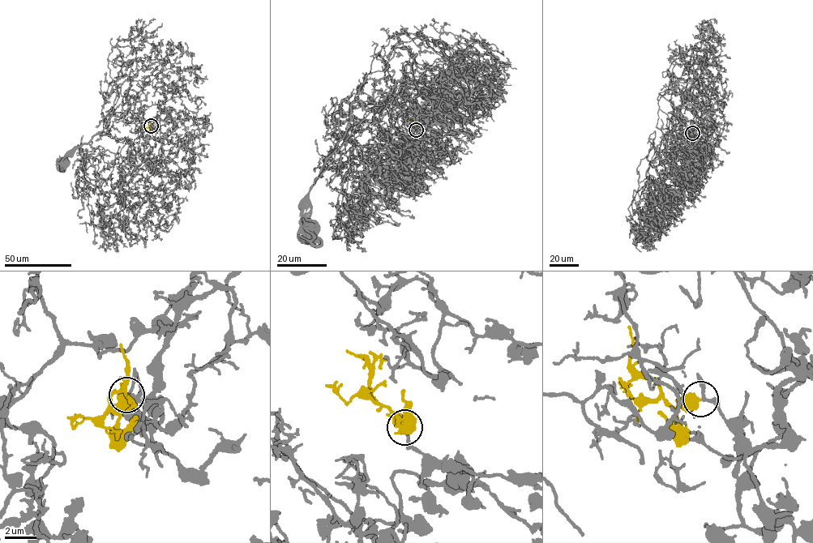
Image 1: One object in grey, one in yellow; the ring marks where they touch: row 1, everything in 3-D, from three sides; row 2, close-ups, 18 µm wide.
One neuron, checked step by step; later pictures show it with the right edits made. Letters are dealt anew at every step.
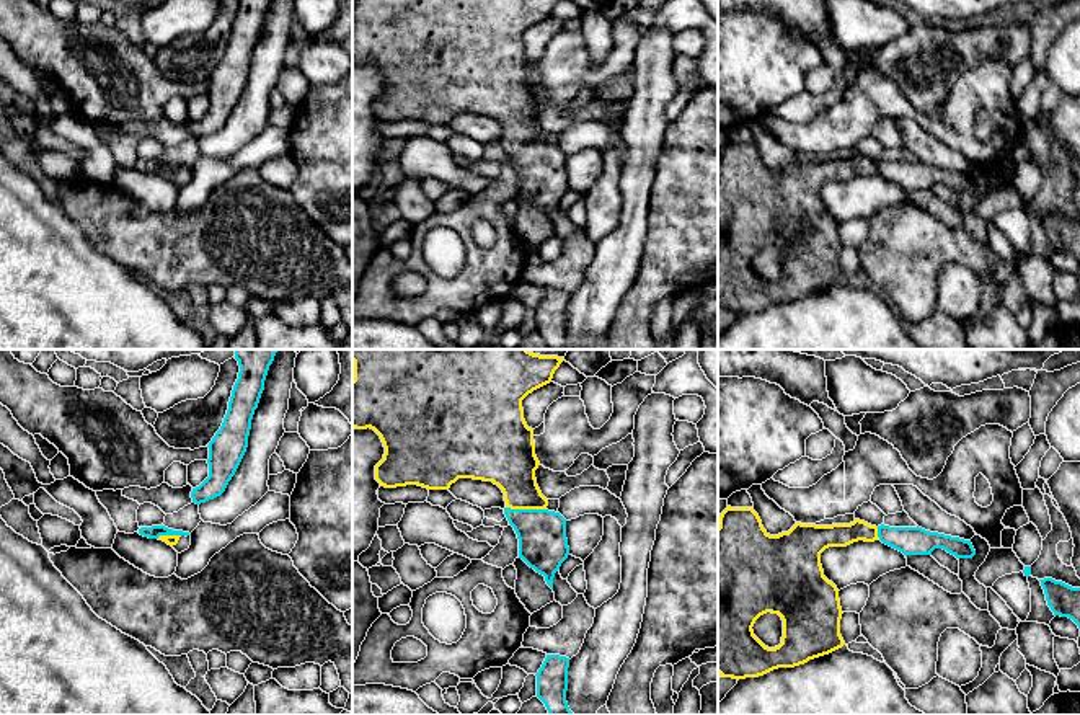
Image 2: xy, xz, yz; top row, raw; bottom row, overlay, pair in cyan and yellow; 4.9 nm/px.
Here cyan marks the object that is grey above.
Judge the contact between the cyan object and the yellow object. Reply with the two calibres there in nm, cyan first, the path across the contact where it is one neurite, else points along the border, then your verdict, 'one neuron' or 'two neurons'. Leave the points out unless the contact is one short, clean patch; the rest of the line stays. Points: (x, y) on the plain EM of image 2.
calibres 240 and 260 nm; way xz (542, 168), (526, 144), (509, 97); one neuron

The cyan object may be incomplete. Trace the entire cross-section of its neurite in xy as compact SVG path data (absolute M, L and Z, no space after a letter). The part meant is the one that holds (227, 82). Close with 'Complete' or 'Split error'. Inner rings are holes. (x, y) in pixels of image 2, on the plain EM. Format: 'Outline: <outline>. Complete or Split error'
Outline: M240 0L228 44L220 64L209 77L209 111L191 126L201 139L220 131L235 109L248 82L251 54L258 42L269 0Z. Complete

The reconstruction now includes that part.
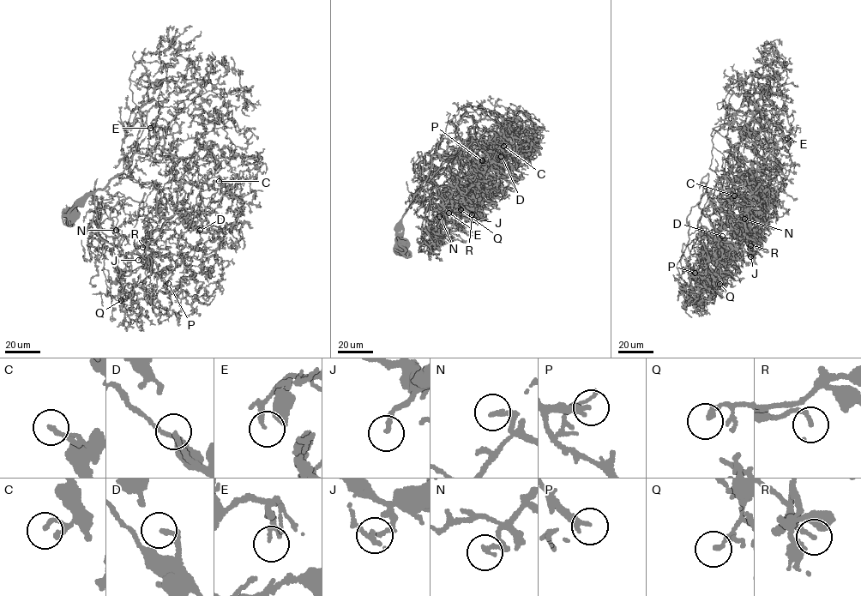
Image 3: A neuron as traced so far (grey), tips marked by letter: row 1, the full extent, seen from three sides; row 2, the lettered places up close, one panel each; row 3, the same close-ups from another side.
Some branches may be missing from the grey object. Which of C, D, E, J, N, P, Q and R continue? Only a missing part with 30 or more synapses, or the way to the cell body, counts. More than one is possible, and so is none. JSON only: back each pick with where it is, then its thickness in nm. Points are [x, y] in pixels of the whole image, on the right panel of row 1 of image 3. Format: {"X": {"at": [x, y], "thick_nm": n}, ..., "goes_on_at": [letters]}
{"R": {"at": [750, 245], "thick_nm": 170}, "goes_on_at": ["R"]}

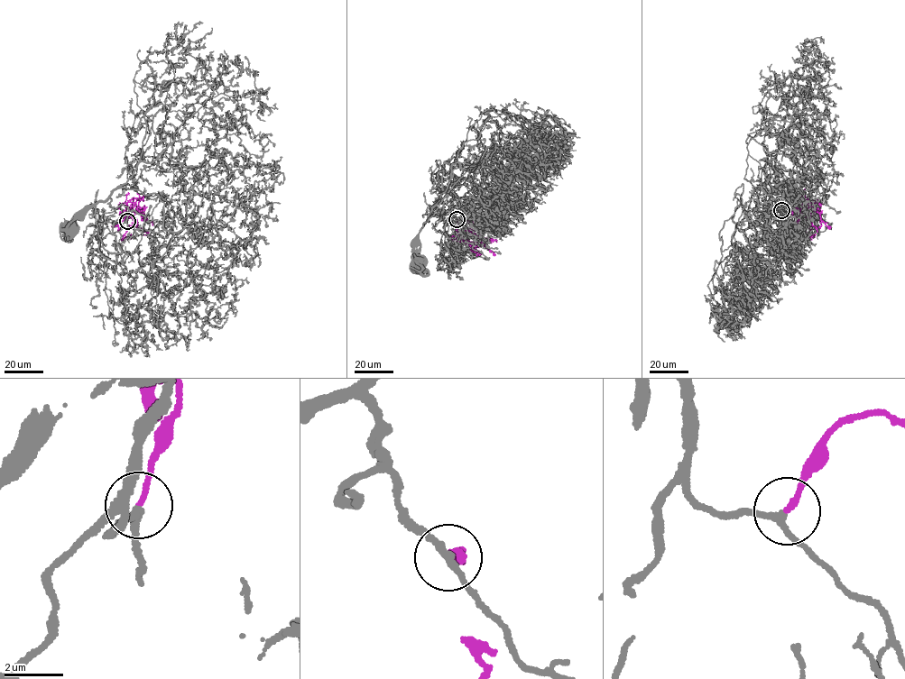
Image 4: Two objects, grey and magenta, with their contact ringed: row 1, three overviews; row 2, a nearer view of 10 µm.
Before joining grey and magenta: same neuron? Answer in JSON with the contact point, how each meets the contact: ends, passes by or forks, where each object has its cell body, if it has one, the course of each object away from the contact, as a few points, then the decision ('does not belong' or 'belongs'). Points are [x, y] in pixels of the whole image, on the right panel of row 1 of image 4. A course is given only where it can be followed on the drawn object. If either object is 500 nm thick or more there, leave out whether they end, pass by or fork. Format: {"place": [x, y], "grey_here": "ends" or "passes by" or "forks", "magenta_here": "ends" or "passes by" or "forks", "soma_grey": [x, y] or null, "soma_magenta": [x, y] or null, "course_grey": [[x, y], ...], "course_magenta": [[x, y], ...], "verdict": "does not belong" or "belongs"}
{"place": [781, 210], "grey_here": "passes by", "magenta_here": "ends", "soma_grey": [798, 207], "soma_magenta": null, "course_grey": [[781, 210], [775, 209], [771, 199], [767, 211], [743, 230], [754, 223], [779, 186], [797, 207]], "course_magenta": [[781, 210], [786, 204], [798, 211], [795, 207], [800, 210], [802, 206], [809, 205], [819, 215], [820, 228]], "verdict": "belongs"}

